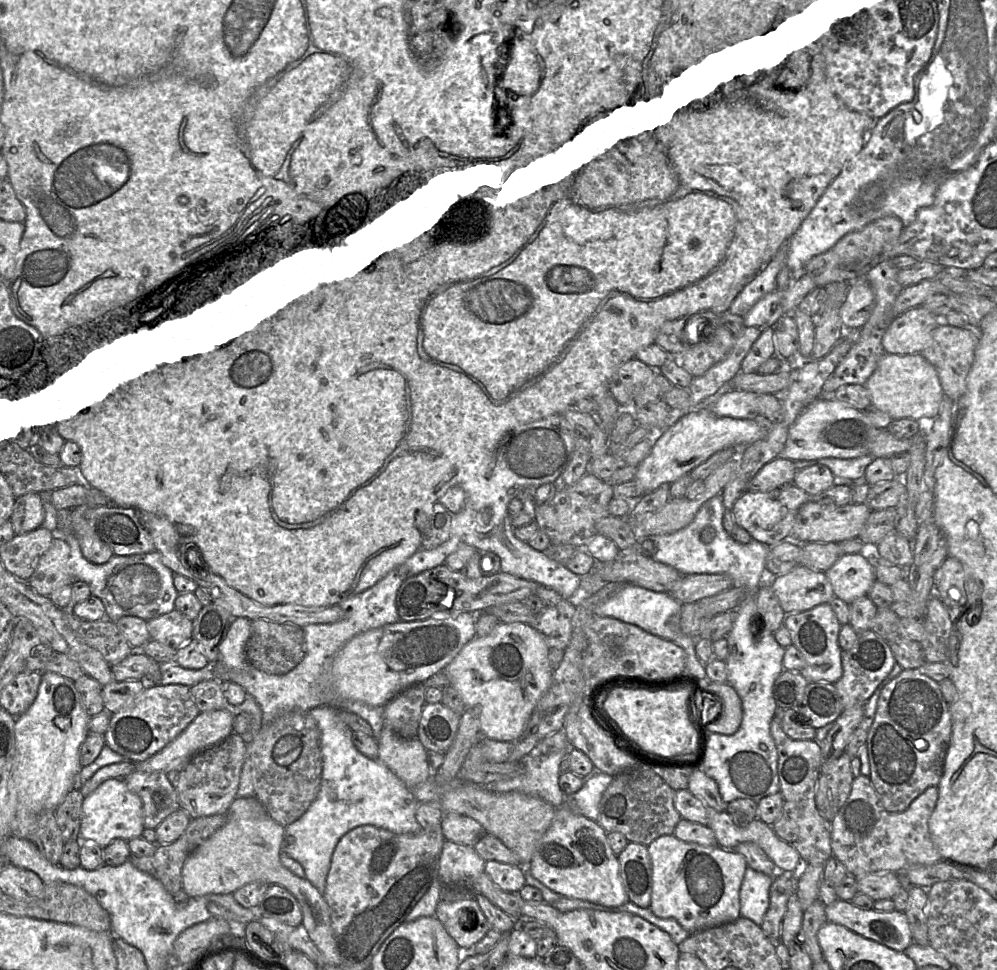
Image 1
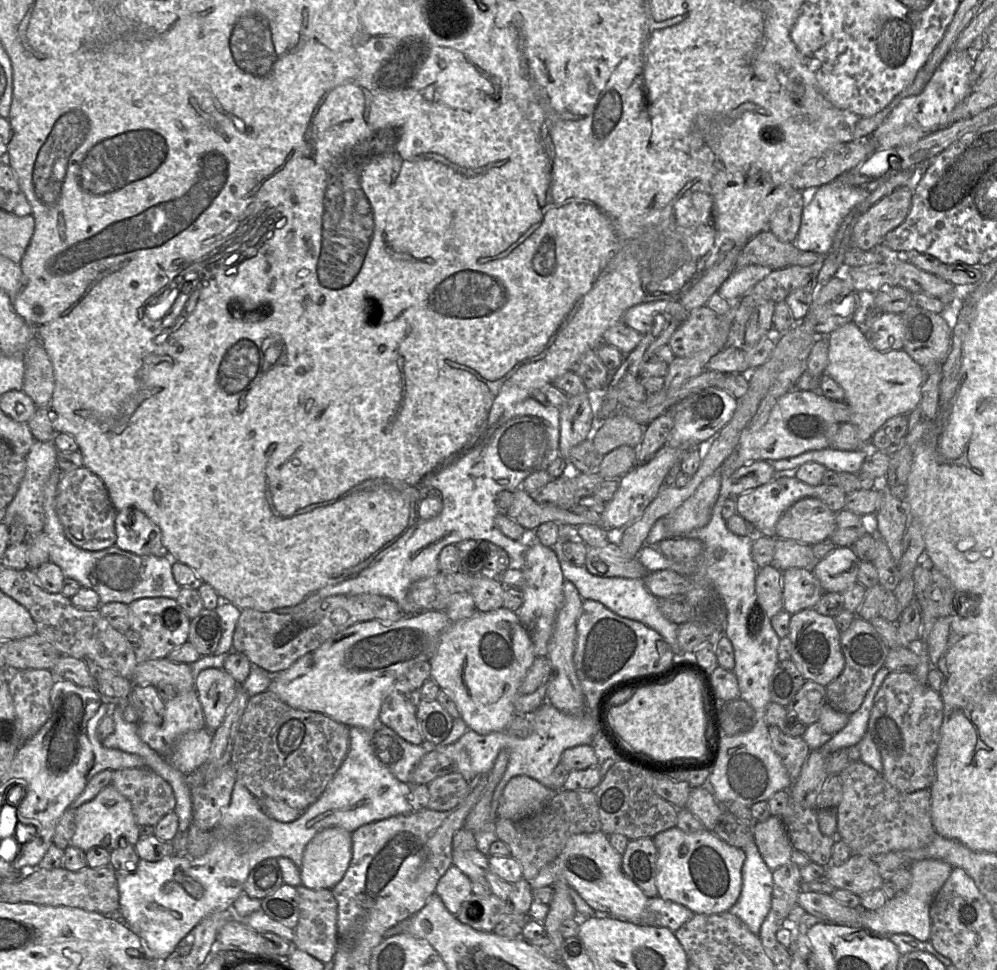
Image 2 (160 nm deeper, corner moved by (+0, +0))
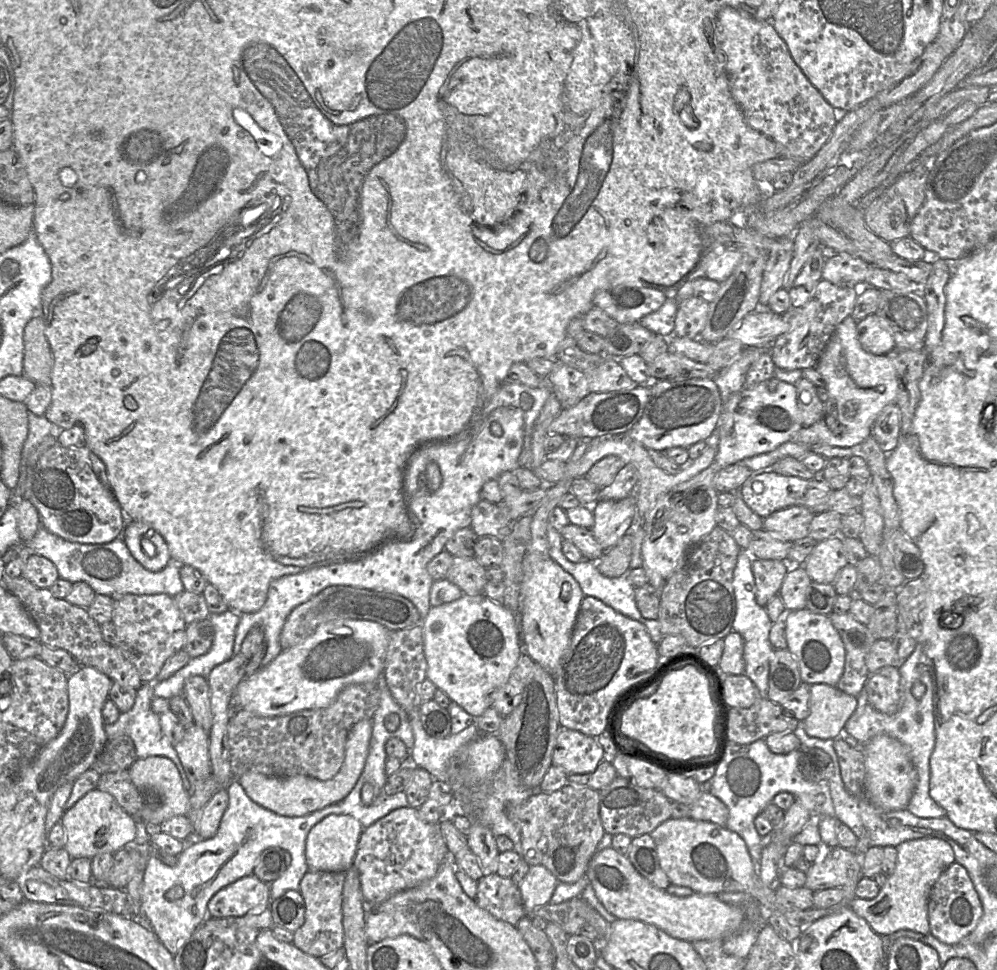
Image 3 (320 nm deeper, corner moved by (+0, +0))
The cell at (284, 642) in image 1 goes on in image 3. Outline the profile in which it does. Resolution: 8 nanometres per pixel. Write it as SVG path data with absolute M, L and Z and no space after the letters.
M330 586L292 610L281 631L281 649L286 650L299 644L310 636L319 625L337 619L369 620L380 623L389 631L421 625L421 617L417 608L401 595L353 586Z

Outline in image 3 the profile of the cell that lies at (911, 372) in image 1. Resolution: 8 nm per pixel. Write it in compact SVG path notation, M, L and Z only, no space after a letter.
M849 315L837 325L815 369L823 376L828 393L824 416L819 422L821 444L853 448L859 447L871 434L874 422L882 409L895 403L899 378L889 354L866 352L857 334L857 321Z

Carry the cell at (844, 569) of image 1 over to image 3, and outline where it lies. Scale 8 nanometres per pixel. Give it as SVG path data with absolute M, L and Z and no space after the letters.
M834 536L817 542L803 566L812 581L833 584L839 570L847 564L842 537Z

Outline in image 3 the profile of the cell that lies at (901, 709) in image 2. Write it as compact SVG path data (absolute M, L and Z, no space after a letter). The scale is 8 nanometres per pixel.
M885 666L871 673L864 685L868 703L884 714L894 714L899 710L900 674L897 667Z

